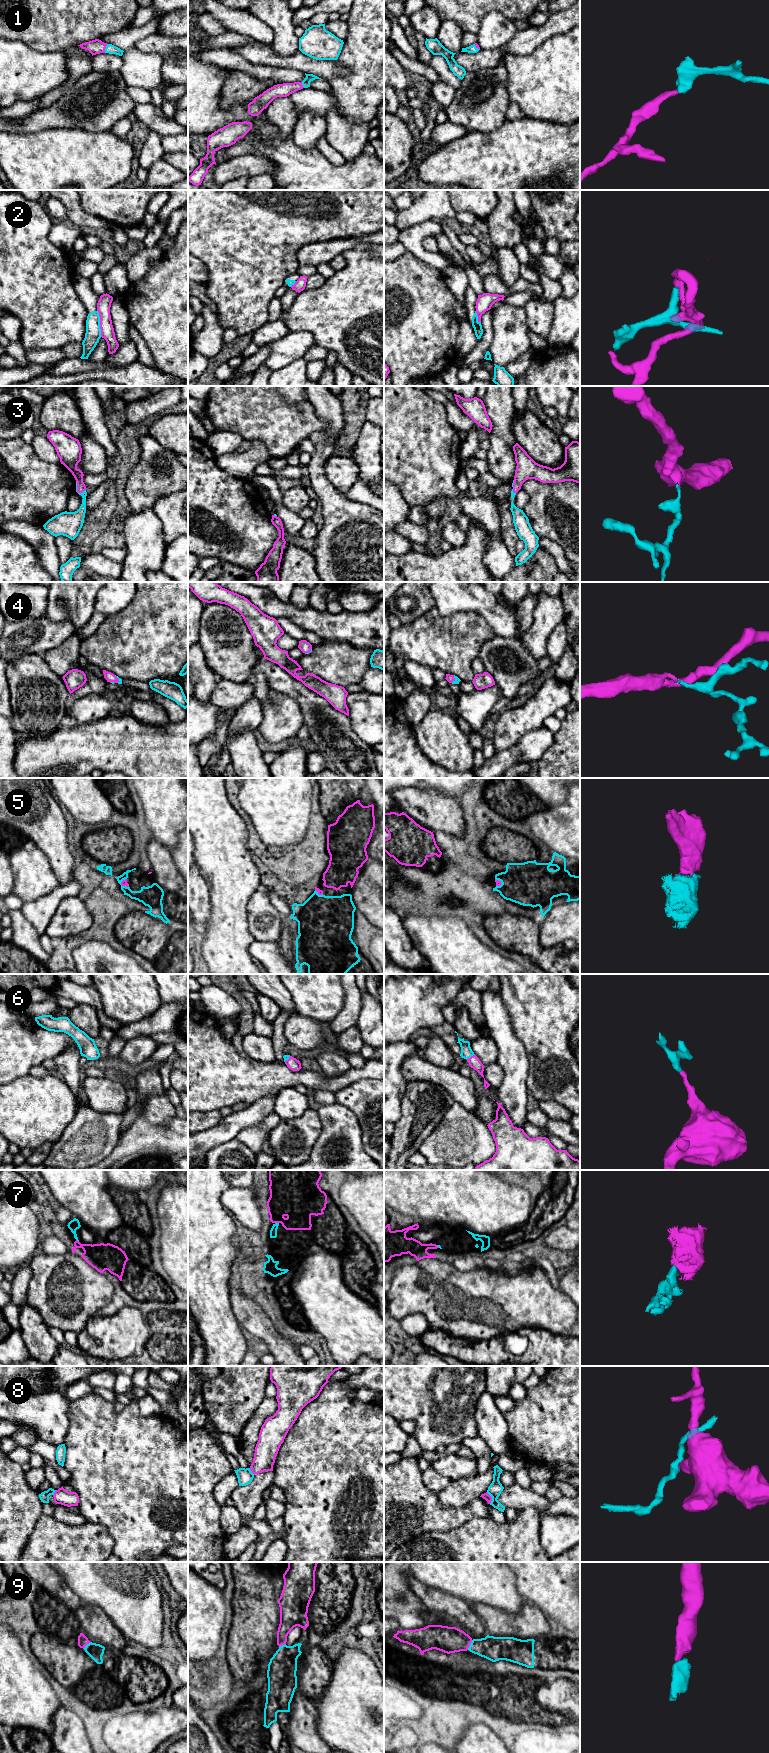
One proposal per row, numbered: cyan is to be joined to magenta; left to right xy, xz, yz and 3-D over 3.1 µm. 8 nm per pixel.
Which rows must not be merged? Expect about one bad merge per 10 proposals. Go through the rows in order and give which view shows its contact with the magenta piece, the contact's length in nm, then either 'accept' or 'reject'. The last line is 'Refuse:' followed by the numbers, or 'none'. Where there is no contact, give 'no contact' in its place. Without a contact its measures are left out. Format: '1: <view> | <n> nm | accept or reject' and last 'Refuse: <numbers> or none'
1: xy | 80 nm | accept
2: xy | 220 nm | reject
3: xy | 120 nm | accept
4: yz | 70 nm | accept
5: xy | 80 nm | accept
6: yz | 80 nm | accept
7: xz | 30 nm | accept
8: yz | 100 nm | accept
9: yz | 90 nm | accept
Refuse: 2

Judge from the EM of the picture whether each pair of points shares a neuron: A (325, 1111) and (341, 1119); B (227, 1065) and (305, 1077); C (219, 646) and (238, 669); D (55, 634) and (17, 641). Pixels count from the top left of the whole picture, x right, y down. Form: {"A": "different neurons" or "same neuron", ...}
{"A": "same neuron", "B": "same neuron", "C": "same neuron", "D": "same neuron"}

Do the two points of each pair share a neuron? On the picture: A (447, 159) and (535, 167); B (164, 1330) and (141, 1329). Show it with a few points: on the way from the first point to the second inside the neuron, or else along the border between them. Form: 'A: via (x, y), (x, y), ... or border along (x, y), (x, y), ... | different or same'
A: via (469, 162), (485, 162), (495, 166), (513, 166) | same
B: border along (145, 1315), (150, 1330), (146, 1349) | different

